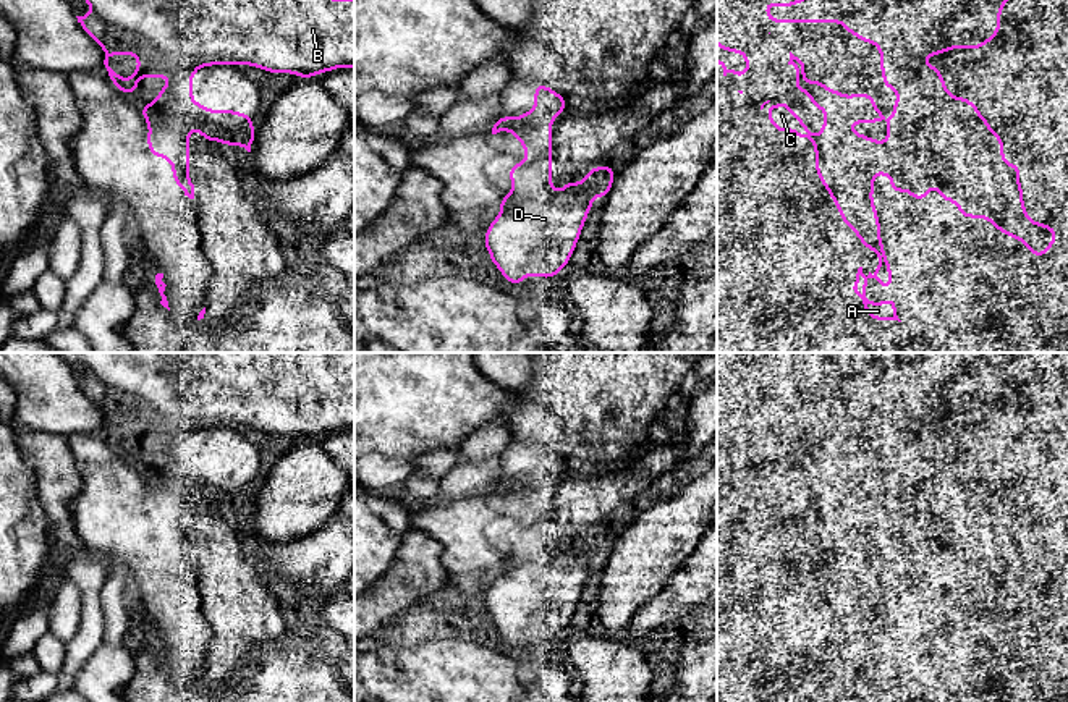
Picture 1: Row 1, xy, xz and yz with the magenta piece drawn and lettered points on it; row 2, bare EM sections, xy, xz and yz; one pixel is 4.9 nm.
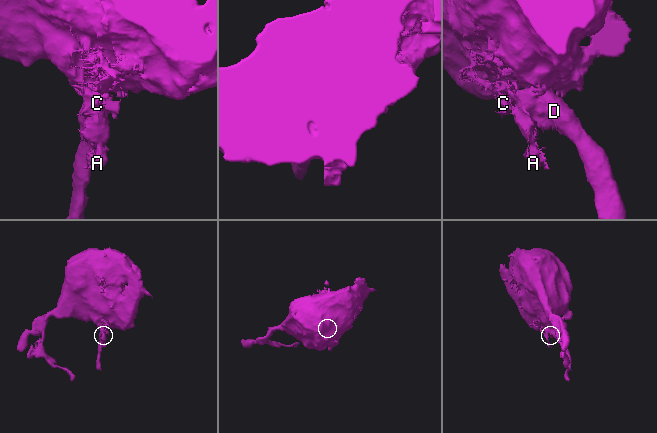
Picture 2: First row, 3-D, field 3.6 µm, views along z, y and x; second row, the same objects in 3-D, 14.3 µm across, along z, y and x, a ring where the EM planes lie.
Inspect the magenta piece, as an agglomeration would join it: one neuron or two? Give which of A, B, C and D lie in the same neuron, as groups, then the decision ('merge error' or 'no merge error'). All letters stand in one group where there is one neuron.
A B C / D; merge error

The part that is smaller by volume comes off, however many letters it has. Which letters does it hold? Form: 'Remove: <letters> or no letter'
Remove: D

